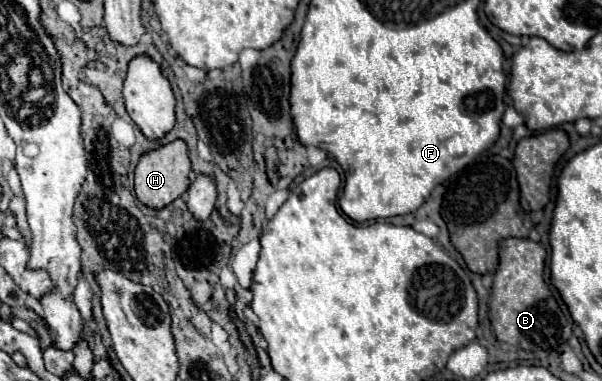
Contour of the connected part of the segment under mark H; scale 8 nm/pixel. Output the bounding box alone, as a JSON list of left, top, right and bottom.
[135,139,191,209]

